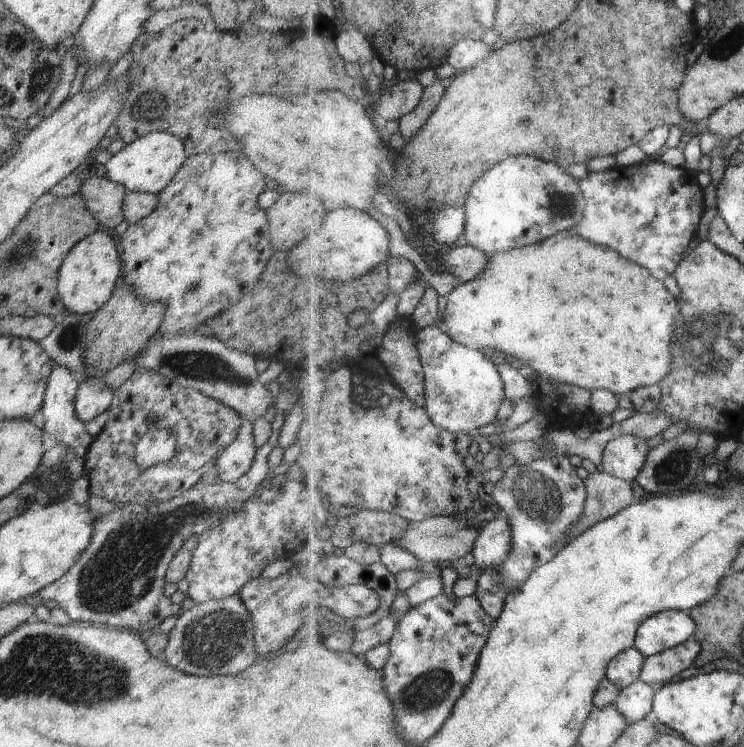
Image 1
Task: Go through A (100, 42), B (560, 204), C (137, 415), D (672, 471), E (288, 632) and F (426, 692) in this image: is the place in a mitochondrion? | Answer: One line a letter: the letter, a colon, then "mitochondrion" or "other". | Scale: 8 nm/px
A: other
B: mitochondrion
C: other
D: mitochondrion
E: other
F: mitochondrion

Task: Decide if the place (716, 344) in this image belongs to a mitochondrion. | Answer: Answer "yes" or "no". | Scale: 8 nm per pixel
yes

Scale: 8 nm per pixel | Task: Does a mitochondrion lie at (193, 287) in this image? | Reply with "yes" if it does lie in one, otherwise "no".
yes

